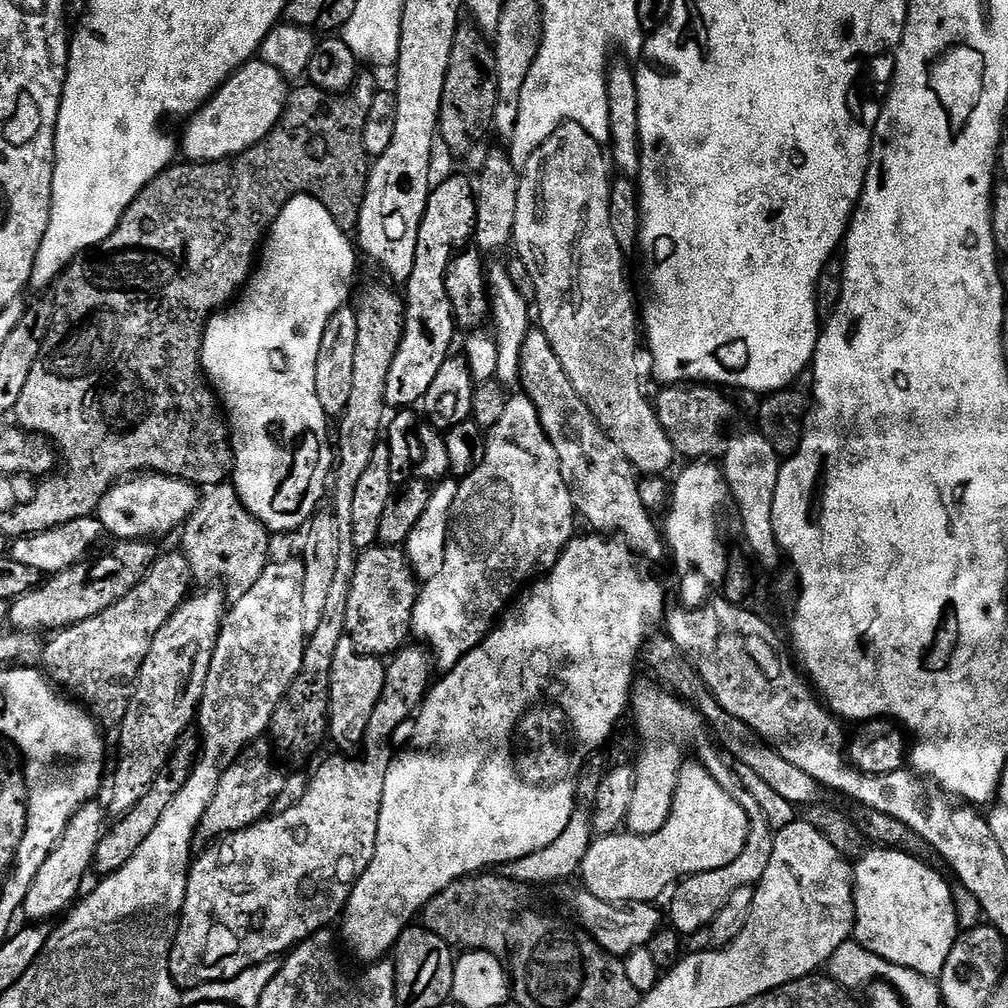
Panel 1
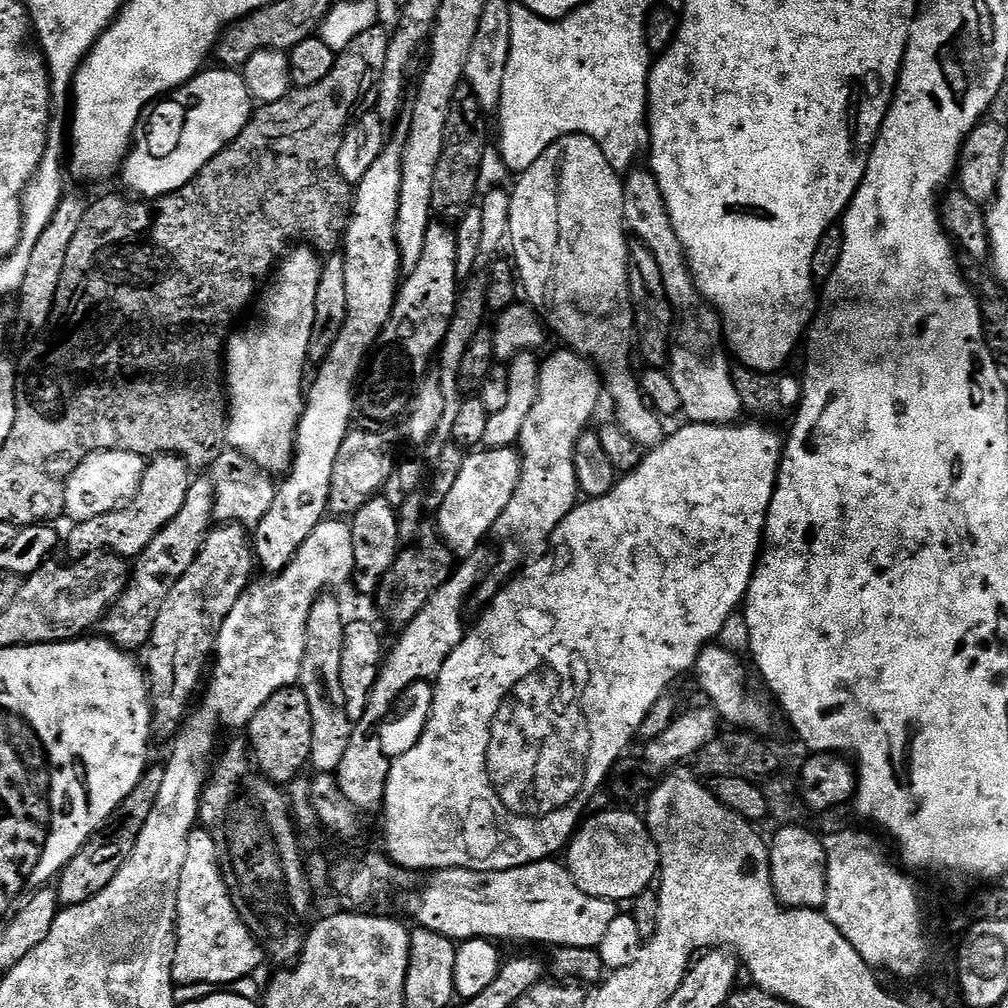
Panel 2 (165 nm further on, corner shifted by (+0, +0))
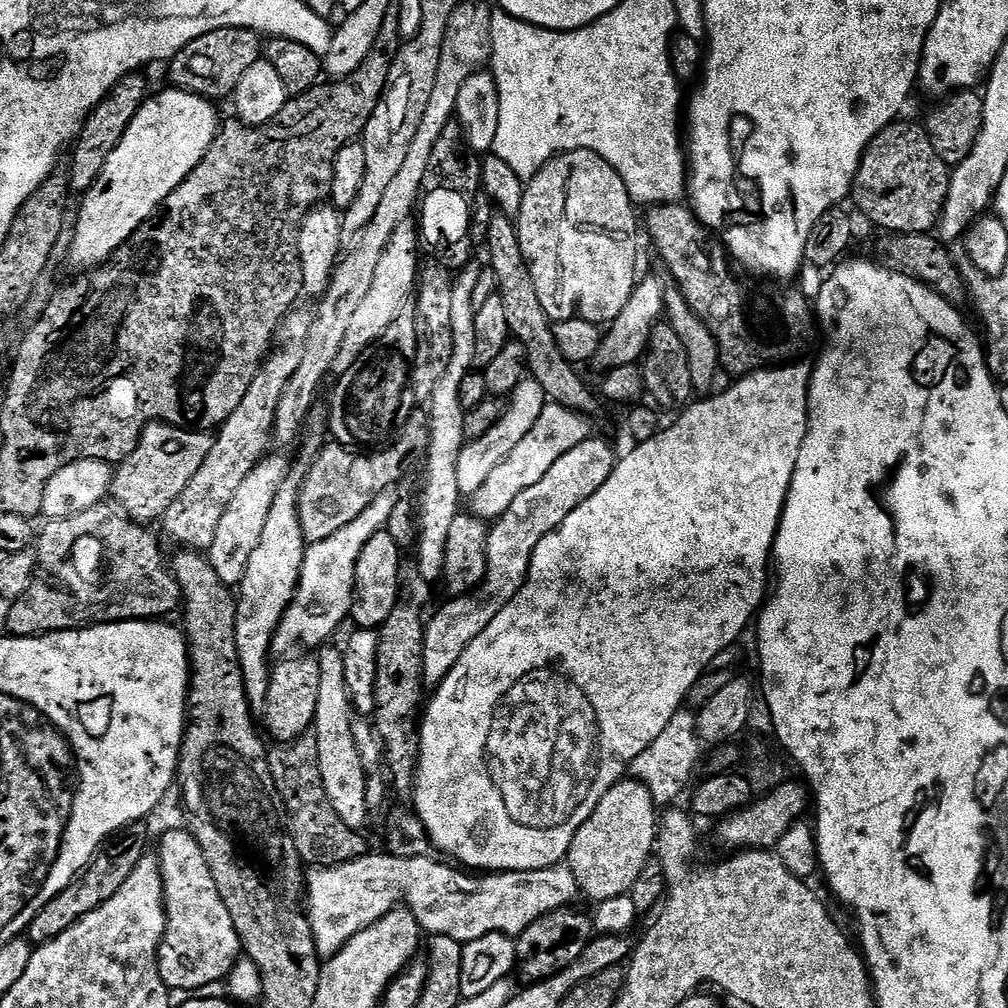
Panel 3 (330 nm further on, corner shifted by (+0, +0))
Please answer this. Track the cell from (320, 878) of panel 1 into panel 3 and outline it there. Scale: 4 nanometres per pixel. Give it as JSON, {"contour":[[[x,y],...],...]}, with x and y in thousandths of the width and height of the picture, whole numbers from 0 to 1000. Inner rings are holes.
{"contour":[[[182,820],[167,825],[159,833],[159,871],[163,876],[163,911],[165,921],[159,936],[155,957],[168,982],[190,986],[193,980],[206,980],[223,971],[230,957],[239,951],[236,927],[228,915],[228,903],[212,879],[200,839]]]}

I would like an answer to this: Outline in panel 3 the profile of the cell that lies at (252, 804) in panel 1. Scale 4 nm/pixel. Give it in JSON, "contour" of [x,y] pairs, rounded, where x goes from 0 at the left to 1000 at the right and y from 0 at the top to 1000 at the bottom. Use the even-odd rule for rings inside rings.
{"contour":[[[290,649],[285,653],[275,654],[278,656],[275,659],[273,656],[266,668],[266,688],[260,699],[260,722],[267,731],[271,730],[274,738],[291,738],[298,731],[307,729],[308,723],[313,717],[315,680],[319,677],[317,656],[310,649],[298,650]]]}

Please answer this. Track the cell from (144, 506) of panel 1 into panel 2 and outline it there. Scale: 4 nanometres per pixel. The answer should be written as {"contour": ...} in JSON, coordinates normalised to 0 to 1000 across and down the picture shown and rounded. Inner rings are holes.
{"contour":[[[90,448],[63,481],[63,507],[68,517],[97,514],[132,496],[139,485],[145,463],[144,453],[128,448]]]}

